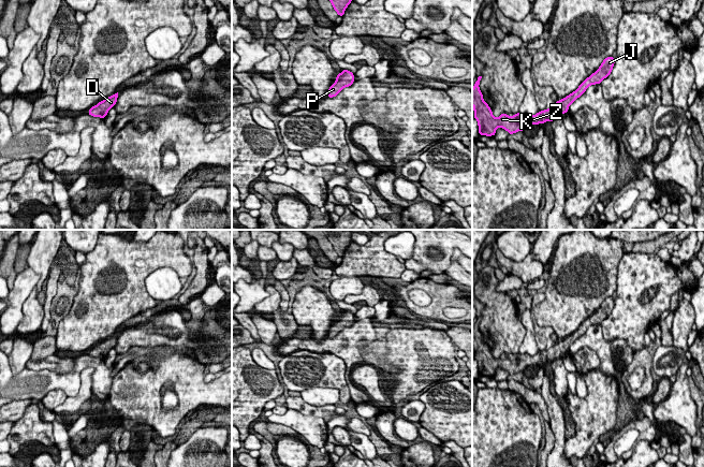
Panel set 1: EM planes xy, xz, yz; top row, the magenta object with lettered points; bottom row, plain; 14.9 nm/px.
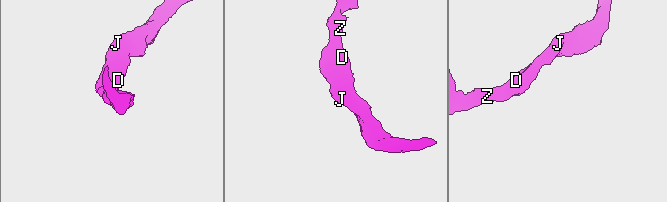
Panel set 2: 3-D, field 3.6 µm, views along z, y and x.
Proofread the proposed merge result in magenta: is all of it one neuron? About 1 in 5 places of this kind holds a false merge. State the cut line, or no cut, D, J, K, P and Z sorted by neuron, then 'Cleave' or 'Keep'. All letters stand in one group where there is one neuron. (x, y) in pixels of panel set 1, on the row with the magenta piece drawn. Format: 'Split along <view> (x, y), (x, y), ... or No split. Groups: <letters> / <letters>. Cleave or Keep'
No split. Groups: D J K P Z. Keep

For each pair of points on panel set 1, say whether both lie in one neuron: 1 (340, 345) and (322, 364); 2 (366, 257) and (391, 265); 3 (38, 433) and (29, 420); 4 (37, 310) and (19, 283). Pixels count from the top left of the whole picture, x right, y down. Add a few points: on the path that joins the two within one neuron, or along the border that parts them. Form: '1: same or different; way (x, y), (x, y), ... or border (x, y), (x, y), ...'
1: different; border (307, 349), (338, 355), (343, 361), (346, 376)
2: same; way (372, 260), (384, 264)
3: same; way (38, 429), (32, 423)
4: different; border (34, 287), (23, 305), (22, 322)

